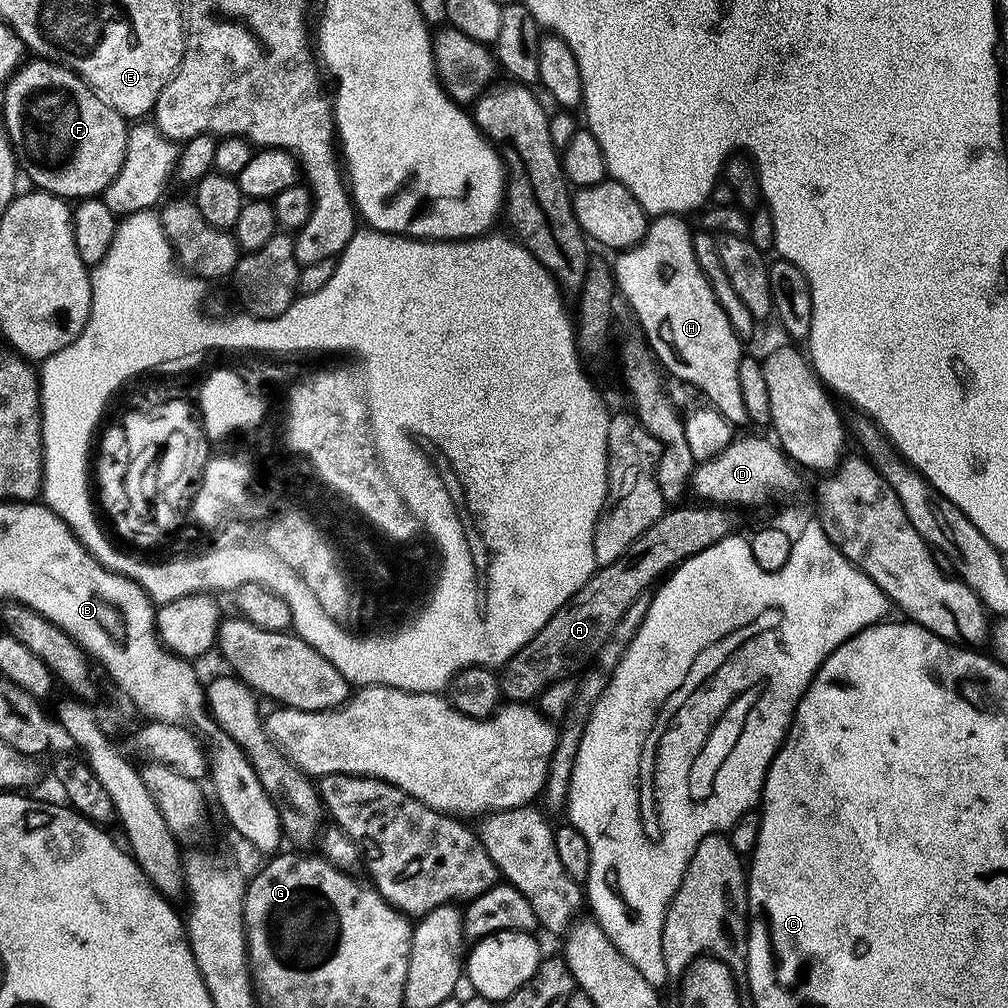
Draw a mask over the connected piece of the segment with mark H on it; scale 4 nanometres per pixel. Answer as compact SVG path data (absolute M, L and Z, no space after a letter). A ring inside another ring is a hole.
M669 214L657 216L651 221L642 238L633 248L623 249L620 257L614 260L614 275L619 295L624 295L626 303L632 307L636 320L640 323L643 339L656 357L659 367L665 373L685 380L692 388L697 388L709 405L716 408L733 426L747 425L745 403L742 402L741 387L738 380L739 362L742 357L742 341L737 336L734 326L730 326L730 318L726 318L726 310L718 306L718 298L714 298L714 290L702 274L702 266L698 266L698 258L694 254L692 241L693 229L683 215Z

